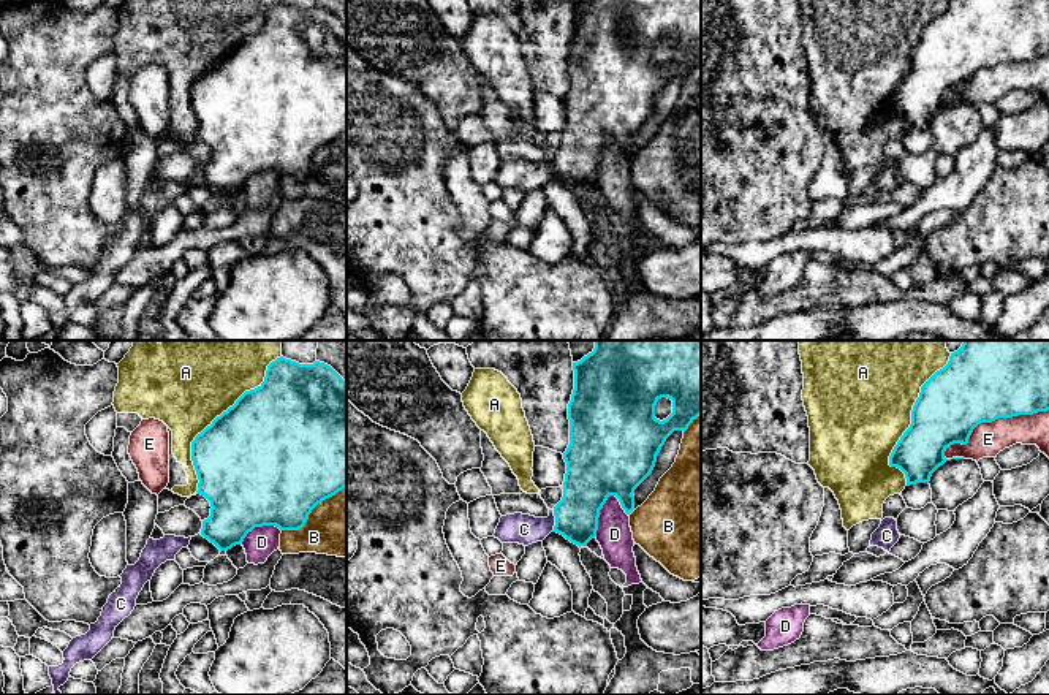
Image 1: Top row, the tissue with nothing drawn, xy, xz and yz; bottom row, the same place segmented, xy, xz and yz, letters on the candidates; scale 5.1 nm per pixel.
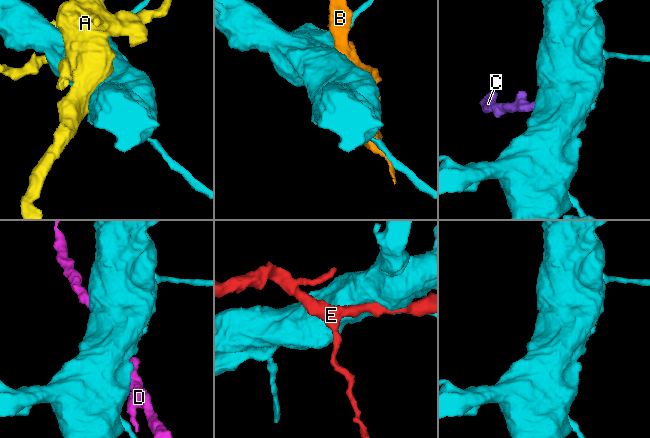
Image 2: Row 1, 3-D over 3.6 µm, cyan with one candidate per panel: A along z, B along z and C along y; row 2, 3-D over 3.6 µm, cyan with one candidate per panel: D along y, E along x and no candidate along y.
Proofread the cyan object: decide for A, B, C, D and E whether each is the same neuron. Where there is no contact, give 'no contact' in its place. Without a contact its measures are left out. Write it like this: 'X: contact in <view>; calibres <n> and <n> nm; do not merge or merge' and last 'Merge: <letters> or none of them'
A: contact in xy; calibres 500 and 500 nm; do not merge
B: contact in xy; calibres 500 and 320 nm; do not merge
C: contact in xz; calibres 240 and 160 nm; merge
D: contact in xz; calibres 320 and 180 nm; do not merge
E: contact in yz; calibres 440 and 180 nm; do not merge
Merge: C

